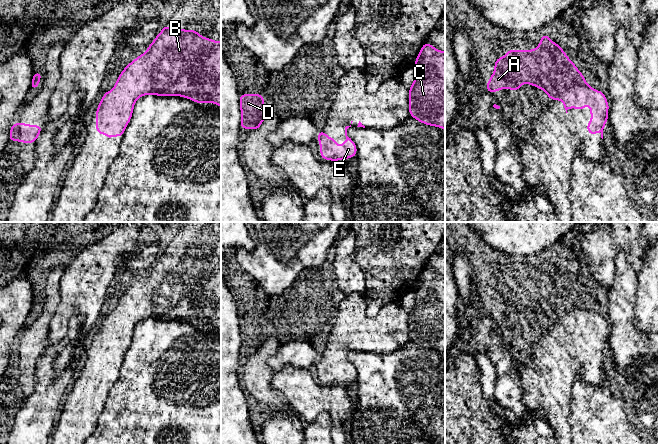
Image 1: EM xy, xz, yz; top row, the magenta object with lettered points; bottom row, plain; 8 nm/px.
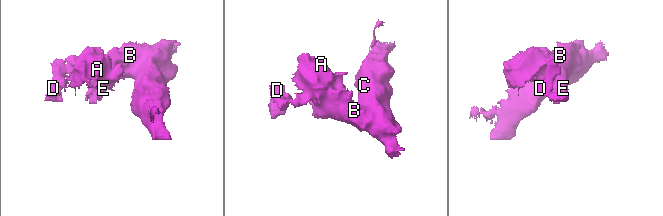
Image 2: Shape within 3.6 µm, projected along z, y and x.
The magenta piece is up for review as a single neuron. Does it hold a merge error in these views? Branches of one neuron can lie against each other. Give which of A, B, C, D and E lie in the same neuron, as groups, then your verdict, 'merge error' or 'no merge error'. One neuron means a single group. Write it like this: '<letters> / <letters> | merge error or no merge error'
A B C D E | no merge error

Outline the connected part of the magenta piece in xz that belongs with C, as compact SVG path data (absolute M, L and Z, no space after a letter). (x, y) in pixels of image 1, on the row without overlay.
M425 265L413 291L416 299L409 312L410 340L445 354L445 276Z

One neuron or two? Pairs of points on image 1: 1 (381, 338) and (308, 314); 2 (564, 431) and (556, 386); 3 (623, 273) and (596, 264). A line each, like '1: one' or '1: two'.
1: one
2: one
3: two

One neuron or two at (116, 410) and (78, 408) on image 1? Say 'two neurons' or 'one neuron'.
two neurons

